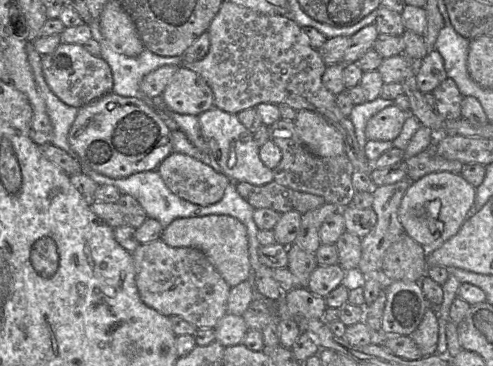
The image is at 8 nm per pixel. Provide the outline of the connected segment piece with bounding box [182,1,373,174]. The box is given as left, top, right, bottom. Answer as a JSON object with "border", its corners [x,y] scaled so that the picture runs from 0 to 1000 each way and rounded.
{"border":[[[452,3],[440,41],[430,55],[424,79],[426,128],[420,150],[396,169],[369,164],[369,180],[408,205],[428,240],[434,262],[434,290],[454,306],[483,311],[517,295],[529,281],[580,284],[600,303],[621,298],[653,317],[680,347],[698,385],[698,421],[712,440],[720,464],[751,475],[757,448],[742,432],[740,410],[730,407],[722,380],[720,352],[708,320],[698,317],[682,284],[682,260],[671,254],[653,227],[661,175],[645,134],[637,134],[623,98],[588,46],[544,41],[519,33],[467,3]]]}

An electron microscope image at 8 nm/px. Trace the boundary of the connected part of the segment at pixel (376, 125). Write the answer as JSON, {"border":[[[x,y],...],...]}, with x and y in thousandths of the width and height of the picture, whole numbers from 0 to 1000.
{"border":[[[793,287],[755,317],[740,350],[744,383],[797,385],[813,361],[824,320],[832,306]]]}

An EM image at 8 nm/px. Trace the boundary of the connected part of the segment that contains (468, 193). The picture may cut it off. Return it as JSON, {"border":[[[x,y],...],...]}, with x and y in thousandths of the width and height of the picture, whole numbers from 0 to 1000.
{"border":[[[913,470],[872,473],[834,497],[822,525],[807,596],[822,637],[864,680],[876,680],[915,653],[945,601],[959,563],[966,514],[935,475]]]}

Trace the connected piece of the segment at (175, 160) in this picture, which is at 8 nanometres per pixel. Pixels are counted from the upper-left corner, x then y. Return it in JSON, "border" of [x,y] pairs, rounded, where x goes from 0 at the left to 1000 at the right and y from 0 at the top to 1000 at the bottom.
{"border":[[[349,415],[320,454],[318,467],[341,516],[385,555],[404,563],[426,563],[440,555],[469,495],[450,467],[440,470],[426,454],[371,418]]]}

